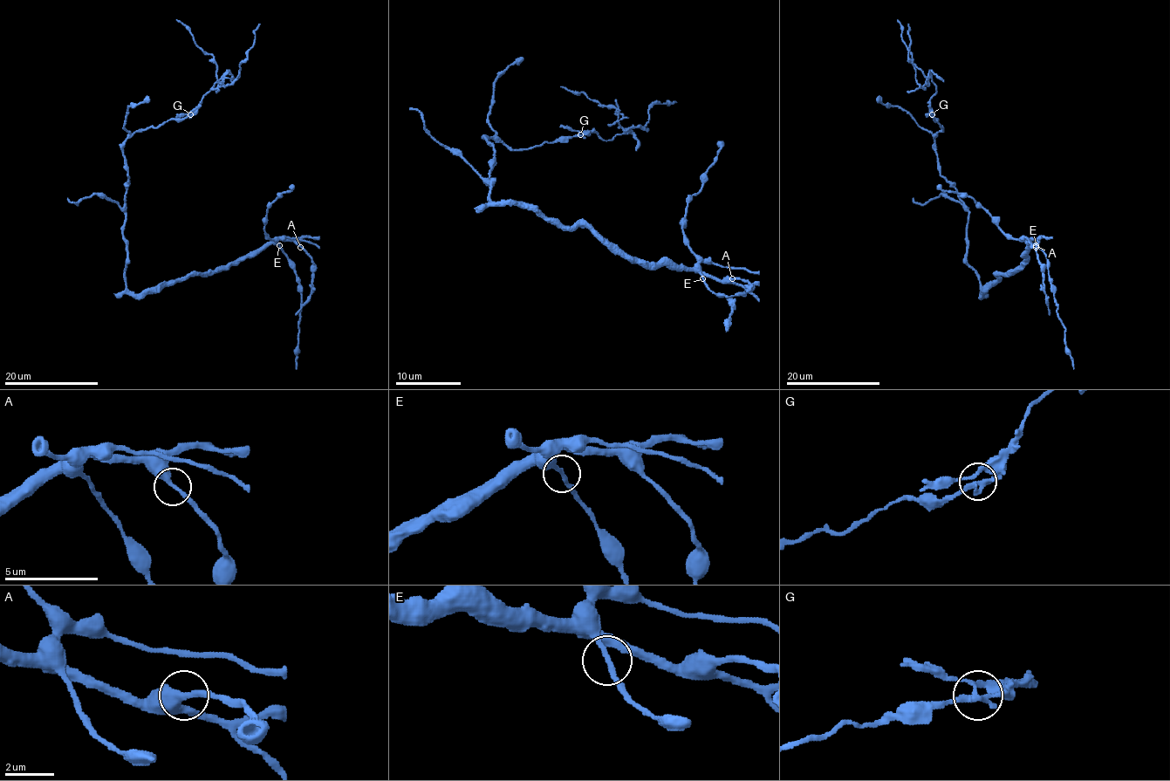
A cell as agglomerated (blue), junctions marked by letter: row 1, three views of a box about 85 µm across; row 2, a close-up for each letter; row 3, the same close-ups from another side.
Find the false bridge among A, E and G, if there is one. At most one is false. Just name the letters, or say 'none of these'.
G

